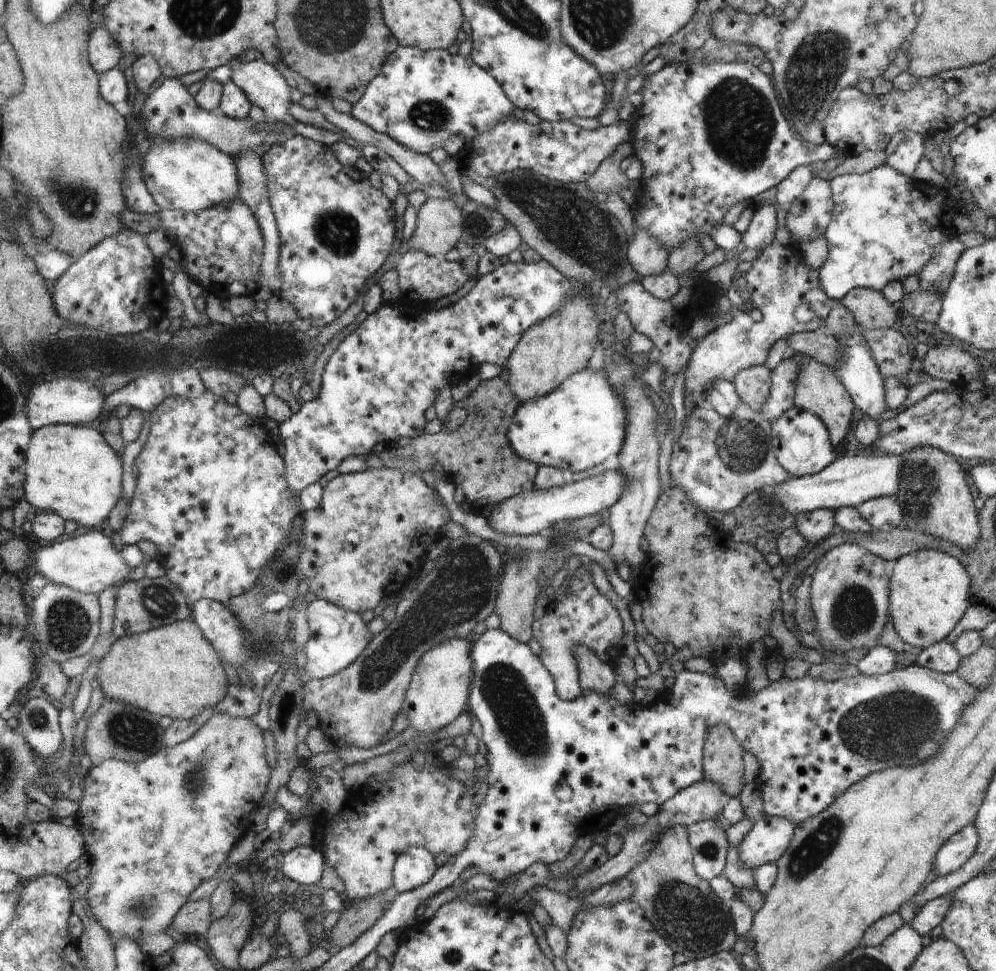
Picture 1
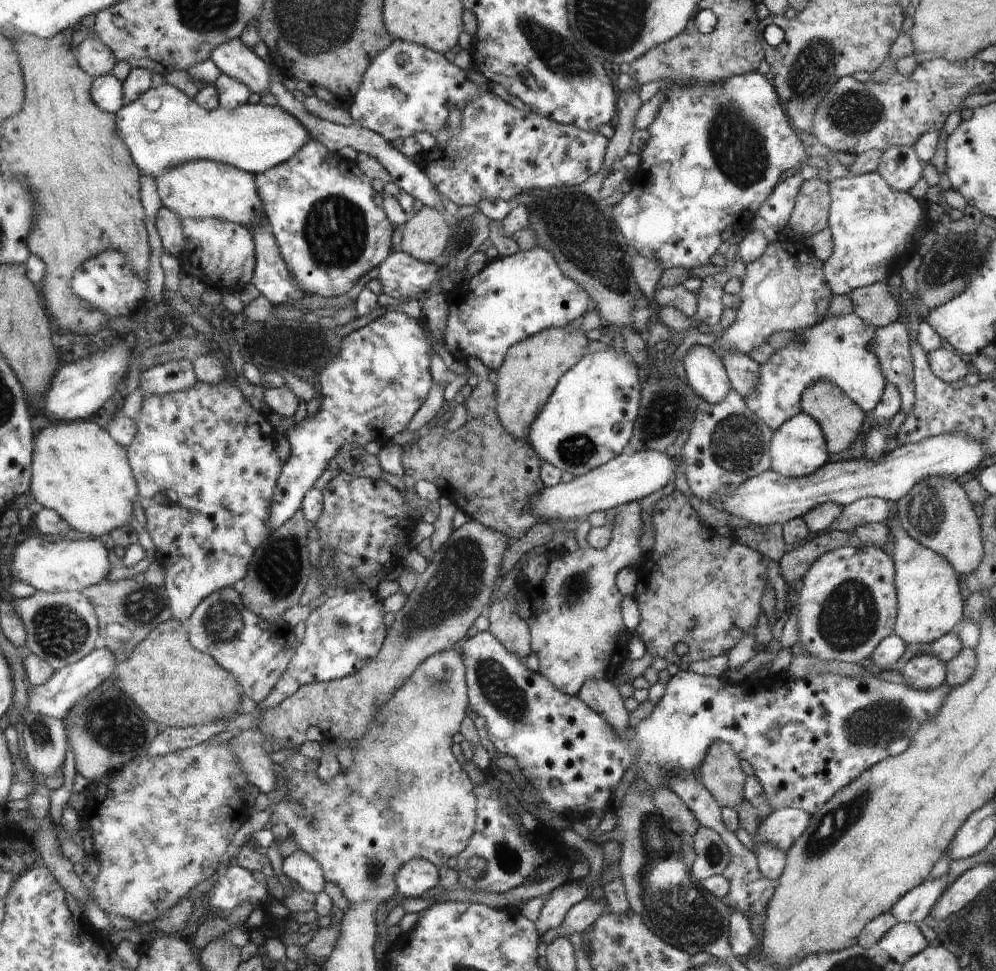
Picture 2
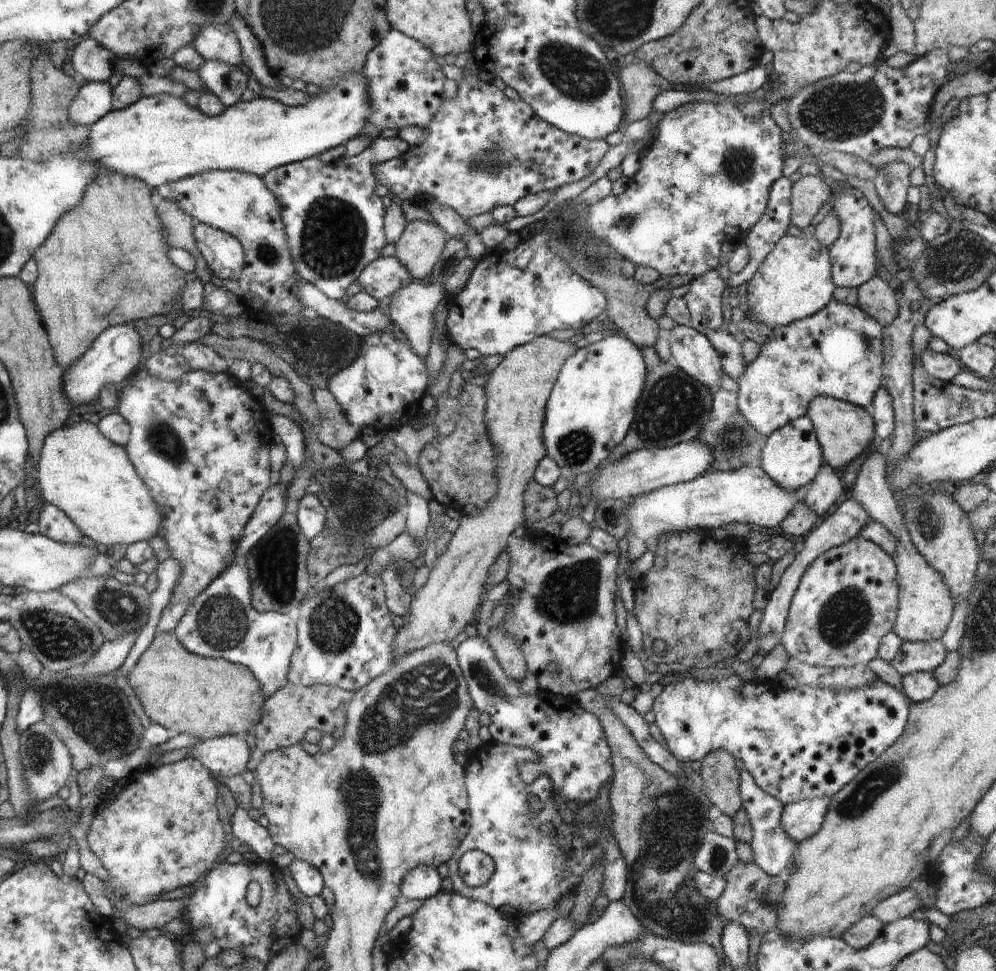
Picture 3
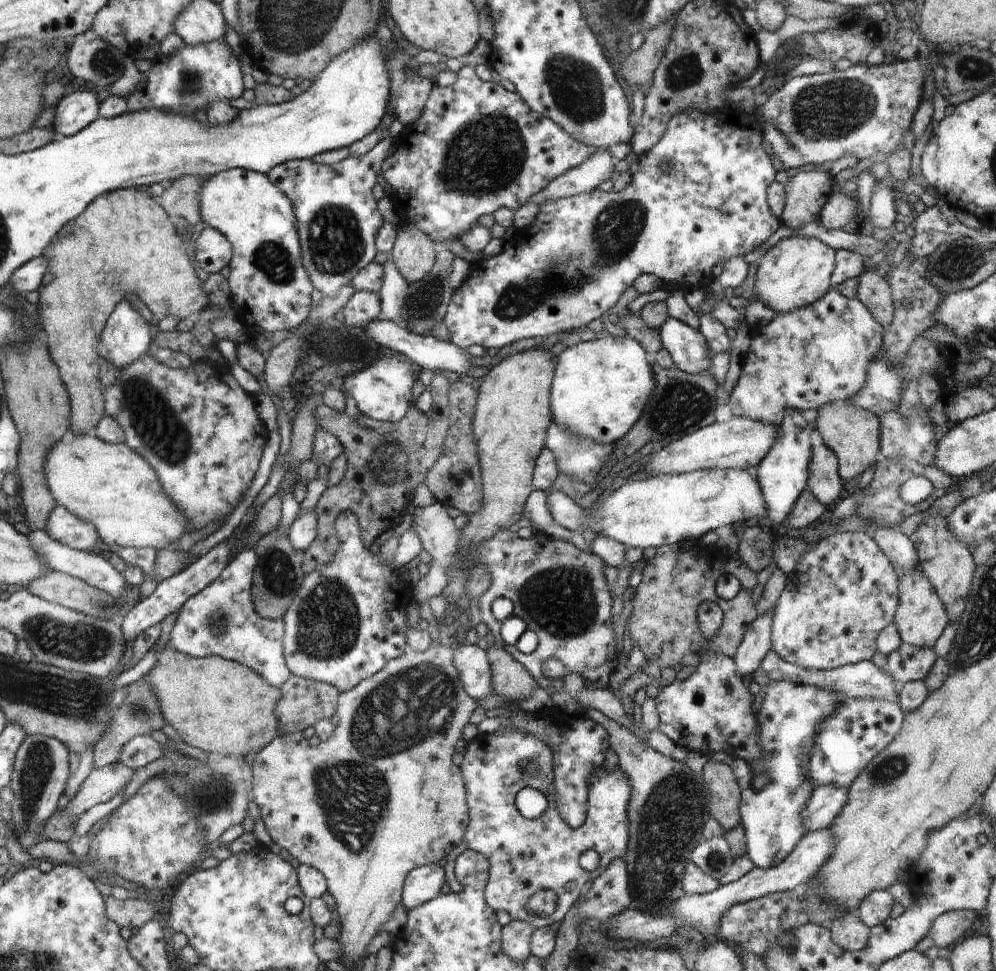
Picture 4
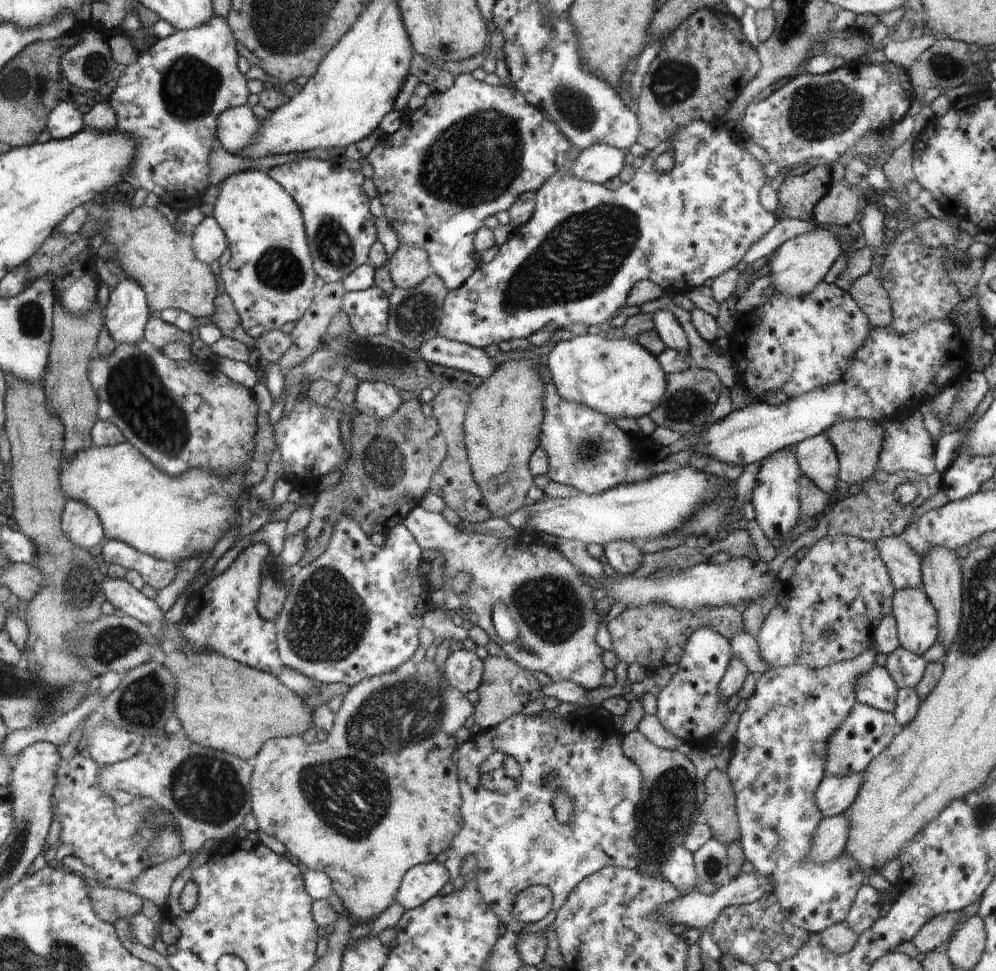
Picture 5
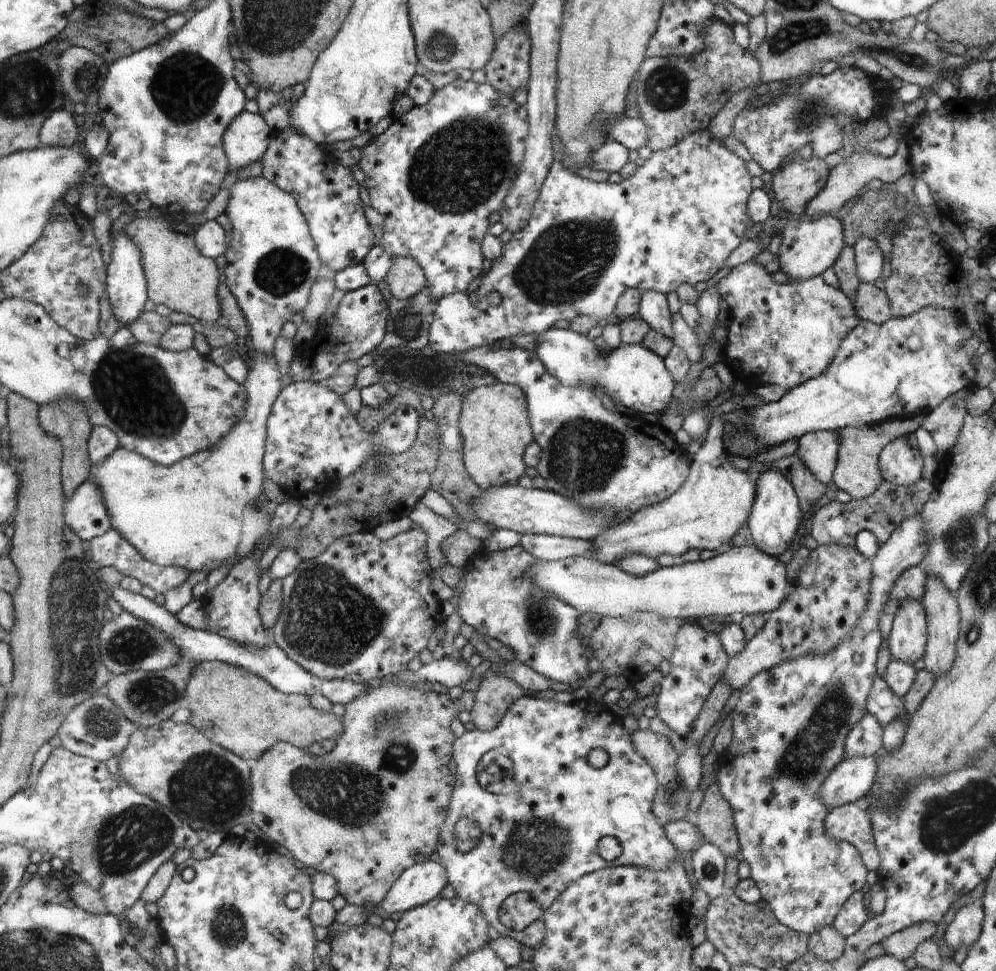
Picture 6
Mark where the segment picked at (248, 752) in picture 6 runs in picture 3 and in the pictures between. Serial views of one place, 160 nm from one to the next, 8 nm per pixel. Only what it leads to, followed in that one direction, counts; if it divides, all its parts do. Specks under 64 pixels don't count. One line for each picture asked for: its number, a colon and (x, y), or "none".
3: (207, 697)
4: (223, 707)
5: (222, 704)

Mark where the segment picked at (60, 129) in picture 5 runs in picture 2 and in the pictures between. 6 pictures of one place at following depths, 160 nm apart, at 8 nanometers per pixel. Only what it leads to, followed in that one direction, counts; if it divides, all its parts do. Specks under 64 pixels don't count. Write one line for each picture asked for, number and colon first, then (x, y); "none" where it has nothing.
2: (107, 92)
3: (94, 100)
4: (78, 109)

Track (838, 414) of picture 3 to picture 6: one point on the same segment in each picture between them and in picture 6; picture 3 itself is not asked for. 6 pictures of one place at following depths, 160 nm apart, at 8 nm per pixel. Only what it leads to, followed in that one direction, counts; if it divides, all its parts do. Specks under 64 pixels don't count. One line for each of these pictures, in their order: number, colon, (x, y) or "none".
4: (853, 434)
5: (858, 443)
6: (857, 472)

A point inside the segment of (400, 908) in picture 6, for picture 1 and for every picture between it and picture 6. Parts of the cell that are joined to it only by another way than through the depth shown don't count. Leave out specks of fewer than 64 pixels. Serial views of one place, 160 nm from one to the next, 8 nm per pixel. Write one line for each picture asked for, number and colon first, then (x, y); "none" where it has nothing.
1: (415, 866)
2: (418, 876)
3: (423, 882)
4: (423, 883)
5: (423, 881)

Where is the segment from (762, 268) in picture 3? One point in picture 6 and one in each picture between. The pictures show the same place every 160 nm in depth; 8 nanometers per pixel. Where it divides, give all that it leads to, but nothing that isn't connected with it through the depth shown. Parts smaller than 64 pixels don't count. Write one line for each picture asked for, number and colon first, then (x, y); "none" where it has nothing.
4: (795, 272)
5: (799, 264)
6: (809, 246)

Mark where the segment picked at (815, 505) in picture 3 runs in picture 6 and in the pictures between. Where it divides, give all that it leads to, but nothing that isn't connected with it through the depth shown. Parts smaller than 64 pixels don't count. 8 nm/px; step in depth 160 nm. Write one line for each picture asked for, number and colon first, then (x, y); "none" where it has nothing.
4: (825, 483)
5: (816, 456)
6: (818, 451)

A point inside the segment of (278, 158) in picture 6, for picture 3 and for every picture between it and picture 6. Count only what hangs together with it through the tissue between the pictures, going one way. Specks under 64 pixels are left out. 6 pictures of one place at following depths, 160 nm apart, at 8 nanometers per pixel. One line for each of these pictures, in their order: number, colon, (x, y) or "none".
3: (333, 220)
4: (337, 219)
5: (340, 230)

